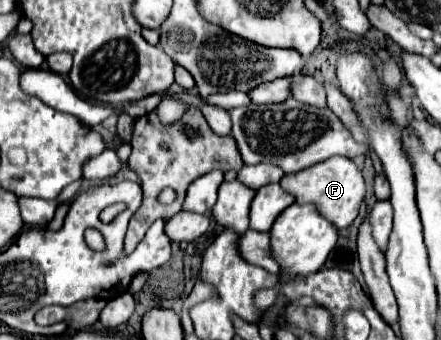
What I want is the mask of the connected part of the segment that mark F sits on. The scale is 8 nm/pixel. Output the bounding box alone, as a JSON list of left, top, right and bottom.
[279,157,365,229]

